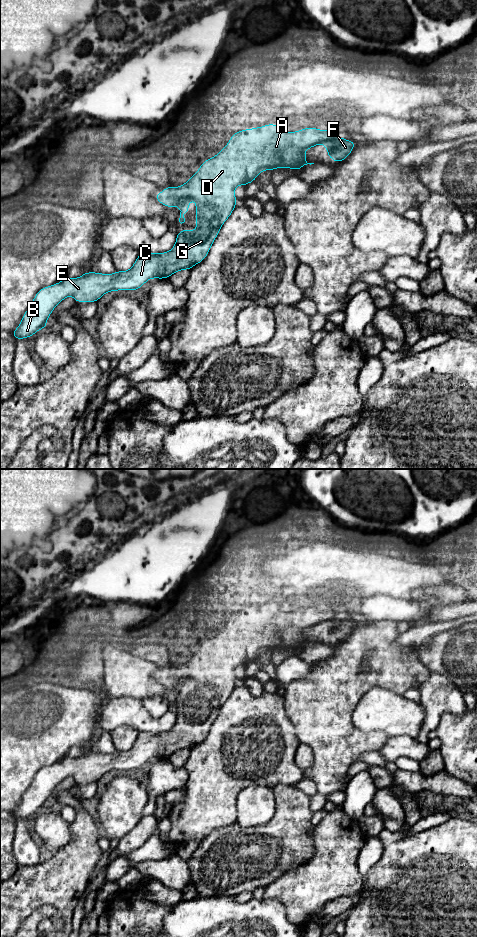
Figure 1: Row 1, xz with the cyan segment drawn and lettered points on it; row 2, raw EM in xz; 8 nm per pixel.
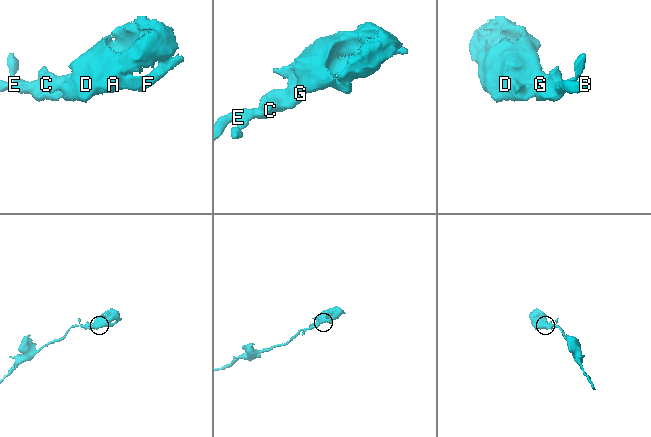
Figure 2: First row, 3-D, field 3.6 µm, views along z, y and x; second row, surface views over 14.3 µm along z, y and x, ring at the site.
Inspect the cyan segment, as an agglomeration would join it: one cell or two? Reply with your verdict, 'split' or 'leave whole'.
split

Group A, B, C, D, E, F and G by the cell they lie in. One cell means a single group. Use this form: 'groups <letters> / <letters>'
groups A B C D E G / F

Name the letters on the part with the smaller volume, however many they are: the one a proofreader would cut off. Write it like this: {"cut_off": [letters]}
{"cut_off": ["F"]}

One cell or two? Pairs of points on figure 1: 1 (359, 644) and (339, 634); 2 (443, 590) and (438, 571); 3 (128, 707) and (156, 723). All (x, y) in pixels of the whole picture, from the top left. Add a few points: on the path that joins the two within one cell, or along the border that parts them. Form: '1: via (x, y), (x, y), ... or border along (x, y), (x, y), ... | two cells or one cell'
1: border along (357, 623), (345, 638), (335, 644) | two cells
2: border along (444, 583), (438, 586) | two cells
3: via (135, 714), (142, 721), (149, 723) | one cell

